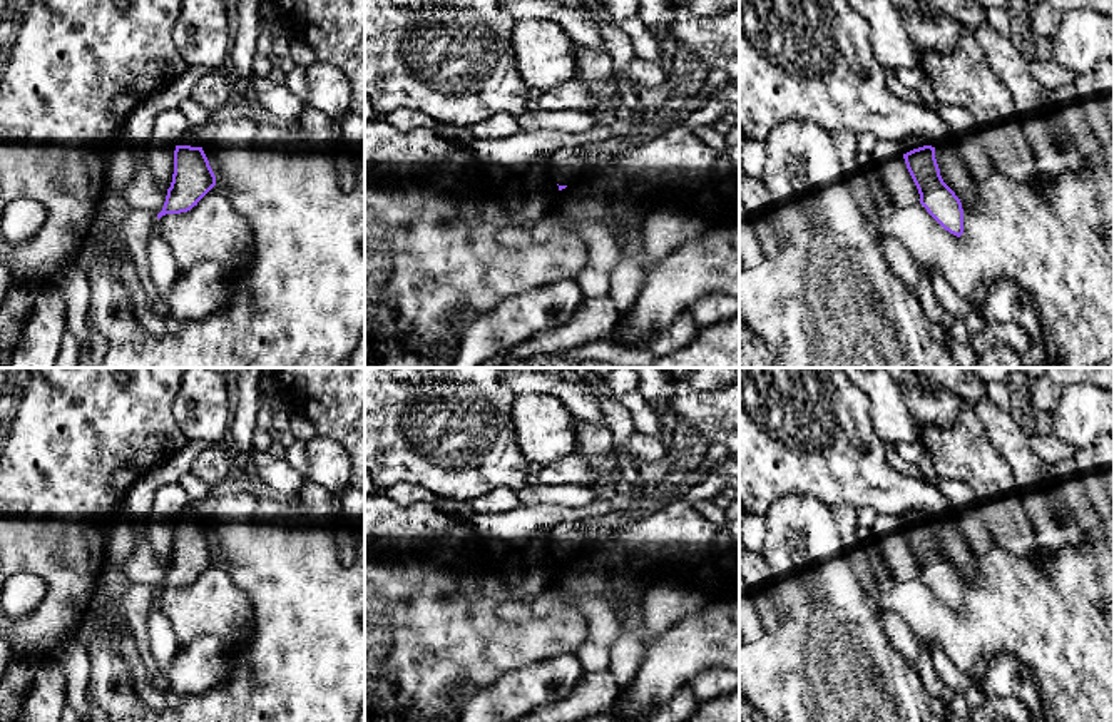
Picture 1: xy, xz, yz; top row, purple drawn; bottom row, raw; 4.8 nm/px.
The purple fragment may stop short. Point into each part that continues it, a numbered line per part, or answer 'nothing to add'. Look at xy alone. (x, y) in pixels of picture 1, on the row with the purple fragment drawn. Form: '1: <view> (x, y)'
1: xy (188, 139)

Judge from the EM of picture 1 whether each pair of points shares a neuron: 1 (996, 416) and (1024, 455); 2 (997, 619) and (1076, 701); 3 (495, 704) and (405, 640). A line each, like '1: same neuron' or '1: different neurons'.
1: same neuron
2: same neuron
3: different neurons

